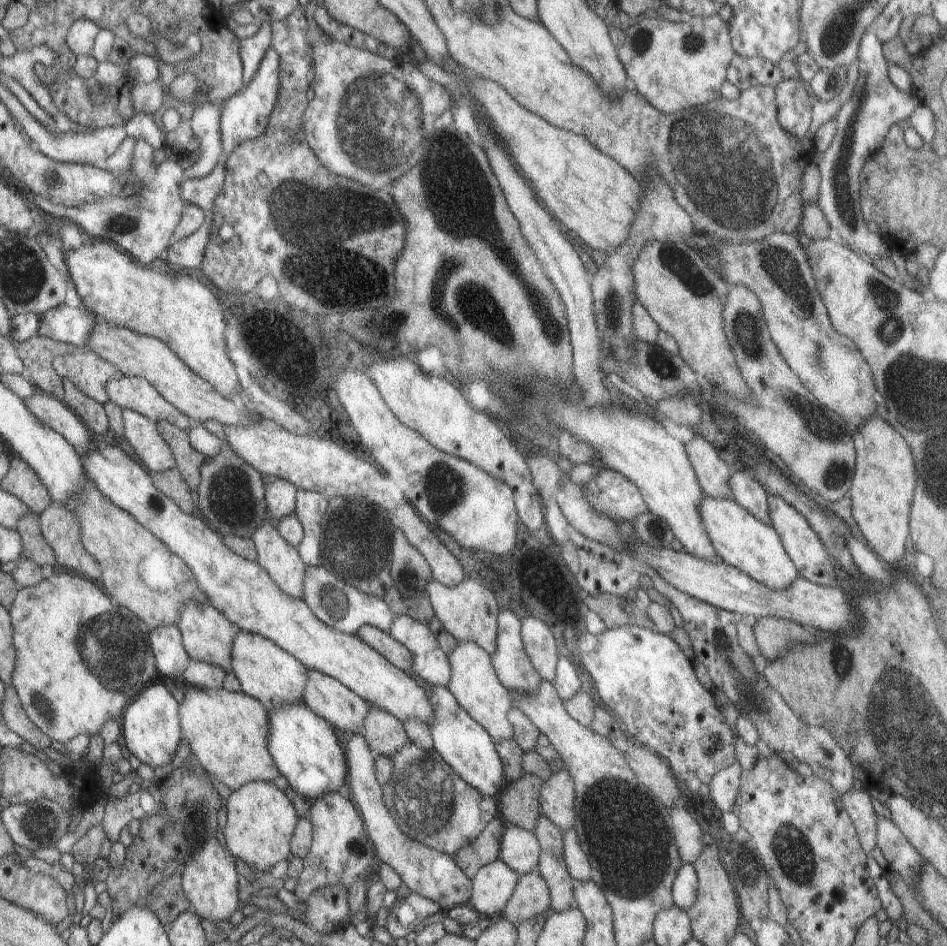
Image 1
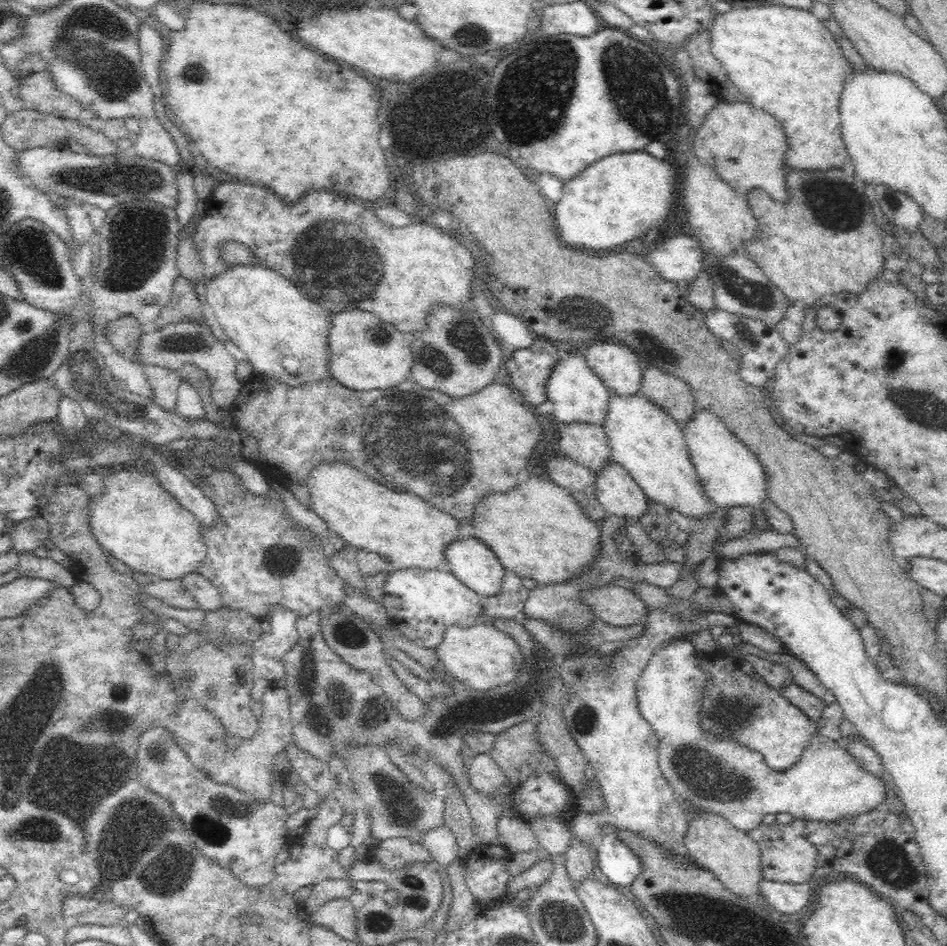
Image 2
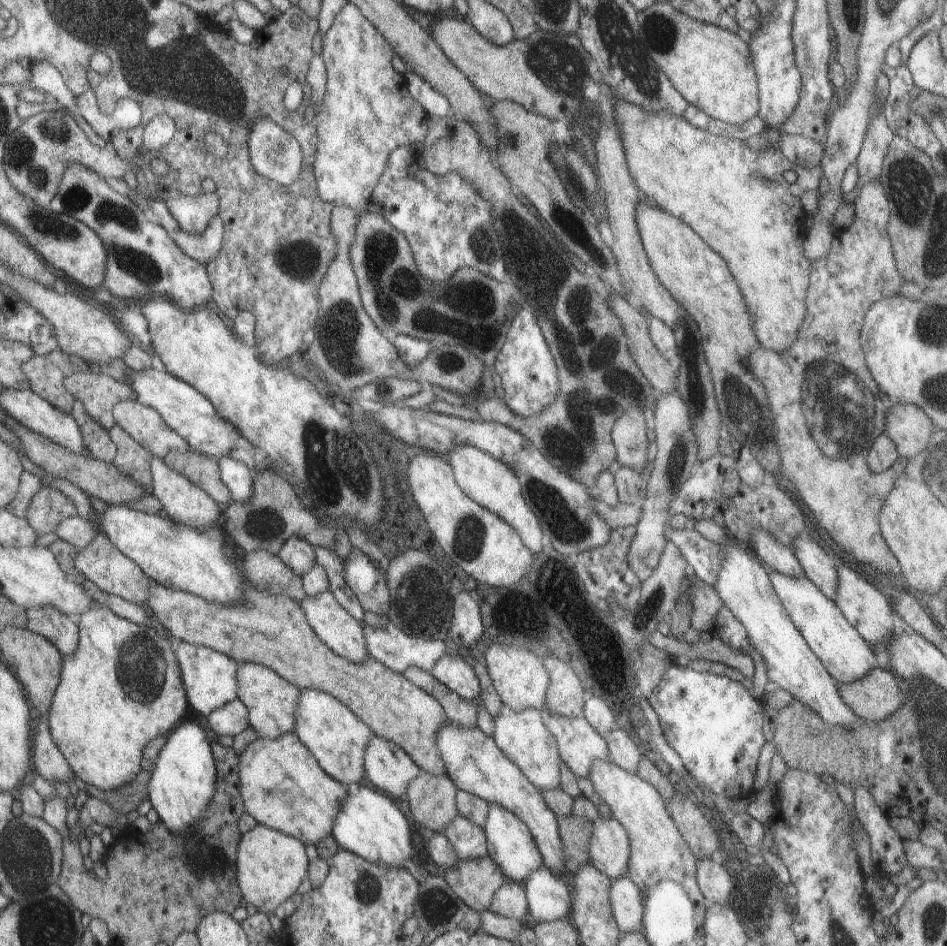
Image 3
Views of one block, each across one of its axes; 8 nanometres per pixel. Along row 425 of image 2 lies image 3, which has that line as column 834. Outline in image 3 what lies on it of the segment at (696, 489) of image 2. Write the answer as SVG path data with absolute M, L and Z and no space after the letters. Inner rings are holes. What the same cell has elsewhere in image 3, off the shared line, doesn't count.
M769 570L767 576L771 582L771 588L775 590L775 596L779 598L781 606L789 614L793 626L799 630L809 650L817 656L817 660L823 664L823 668L829 672L829 676L835 682L851 682L865 676L871 668L877 668L877 662L875 662L877 656L873 654L869 644L845 620L837 604L829 600L825 594L821 594L821 590L815 588L811 580L807 580L805 576L787 576L777 570Z

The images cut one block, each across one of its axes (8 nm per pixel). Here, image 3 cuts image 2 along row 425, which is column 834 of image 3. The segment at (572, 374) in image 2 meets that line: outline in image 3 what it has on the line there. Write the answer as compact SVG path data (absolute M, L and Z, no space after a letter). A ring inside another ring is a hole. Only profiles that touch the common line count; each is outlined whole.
M839 564L837 566L837 590L835 590L835 598L833 602L837 604L837 608L841 610L841 614L845 616L845 620L859 632L859 636L867 642L867 644L877 644L877 642L885 642L885 638L895 632L893 628L893 608L891 602L887 602L881 594L879 588L871 586L861 574L853 572L851 568Z

